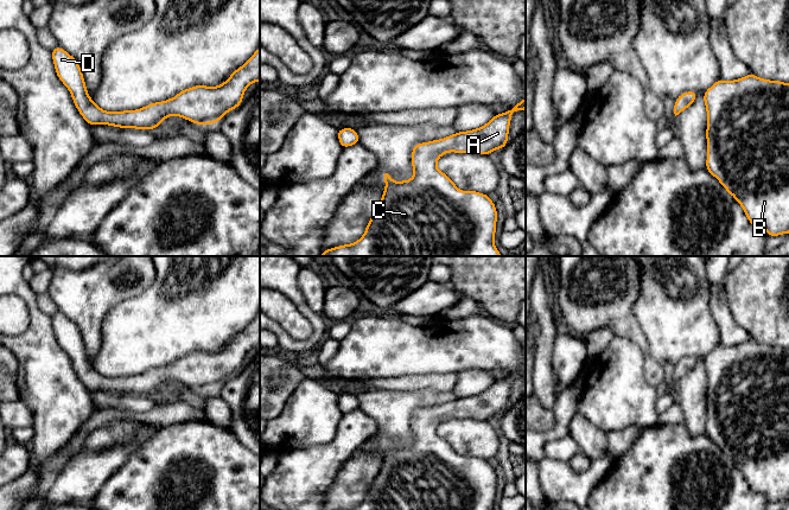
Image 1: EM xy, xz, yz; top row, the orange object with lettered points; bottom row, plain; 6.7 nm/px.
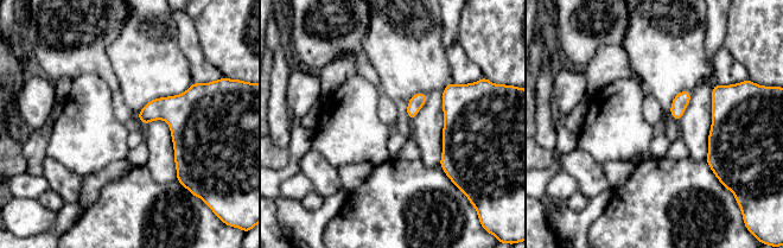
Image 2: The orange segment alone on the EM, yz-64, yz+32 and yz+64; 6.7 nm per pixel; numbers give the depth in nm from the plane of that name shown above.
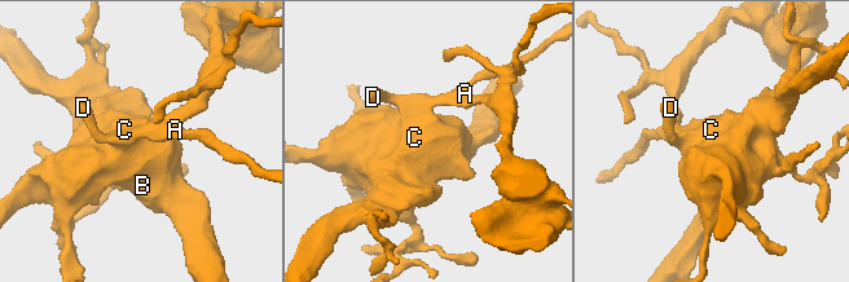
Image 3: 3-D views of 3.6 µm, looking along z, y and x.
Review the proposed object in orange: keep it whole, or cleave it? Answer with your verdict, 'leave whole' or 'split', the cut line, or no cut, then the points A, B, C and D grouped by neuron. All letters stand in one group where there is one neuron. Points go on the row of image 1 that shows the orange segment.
leave whole; cut none; groups A B C D

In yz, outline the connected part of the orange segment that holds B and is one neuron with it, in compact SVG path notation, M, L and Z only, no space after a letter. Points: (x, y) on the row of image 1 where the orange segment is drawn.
M753 74L746 77L733 81L718 79L704 94L704 101L707 110L707 171L715 177L726 191L743 208L749 222L757 228L763 228L768 231L769 237L780 236L789 232L789 83L781 81L763 79Z

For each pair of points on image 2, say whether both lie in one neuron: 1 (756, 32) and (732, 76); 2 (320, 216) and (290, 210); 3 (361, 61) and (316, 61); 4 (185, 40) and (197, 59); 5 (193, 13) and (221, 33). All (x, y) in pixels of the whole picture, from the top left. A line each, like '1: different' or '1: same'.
1: different
2: same
3: same
4: same
5: different

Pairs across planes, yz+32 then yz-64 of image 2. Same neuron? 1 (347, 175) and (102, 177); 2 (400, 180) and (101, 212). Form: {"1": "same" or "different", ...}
{"1": "same", "2": "same"}

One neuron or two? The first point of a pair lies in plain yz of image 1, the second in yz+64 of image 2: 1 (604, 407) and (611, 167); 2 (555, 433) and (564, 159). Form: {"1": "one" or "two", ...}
{"1": "two", "2": "two"}

